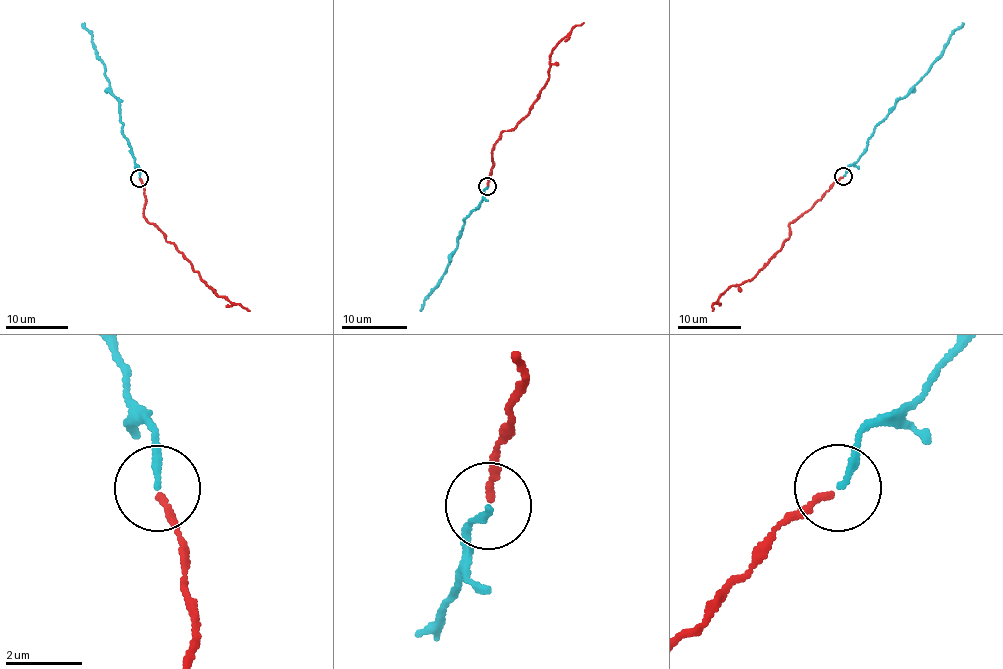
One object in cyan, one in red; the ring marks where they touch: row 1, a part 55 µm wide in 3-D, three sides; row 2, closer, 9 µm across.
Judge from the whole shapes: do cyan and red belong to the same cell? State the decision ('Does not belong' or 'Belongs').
Belongs

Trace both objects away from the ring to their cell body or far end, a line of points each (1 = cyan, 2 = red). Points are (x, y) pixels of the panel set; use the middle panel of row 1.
1: (487, 186), (478, 208), (463, 220), (457, 247), (442, 279), (429, 292), (420, 311)
2: (487, 185), (494, 165), (491, 155), (501, 133), (512, 129), (529, 113), (548, 80), (556, 43), (583, 22)

